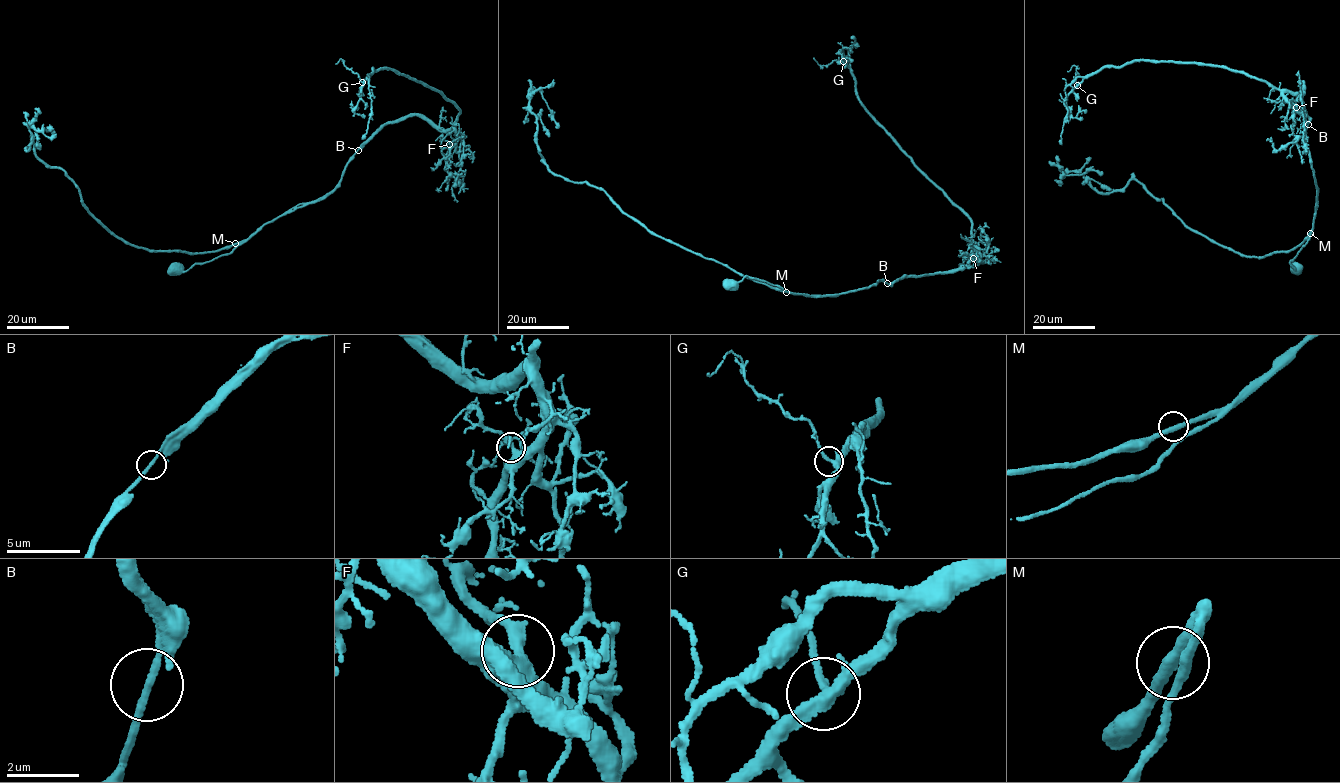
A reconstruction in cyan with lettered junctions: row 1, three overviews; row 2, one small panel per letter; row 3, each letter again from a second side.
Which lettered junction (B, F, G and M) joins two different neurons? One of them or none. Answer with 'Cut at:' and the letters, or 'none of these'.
Cut at: none of these

